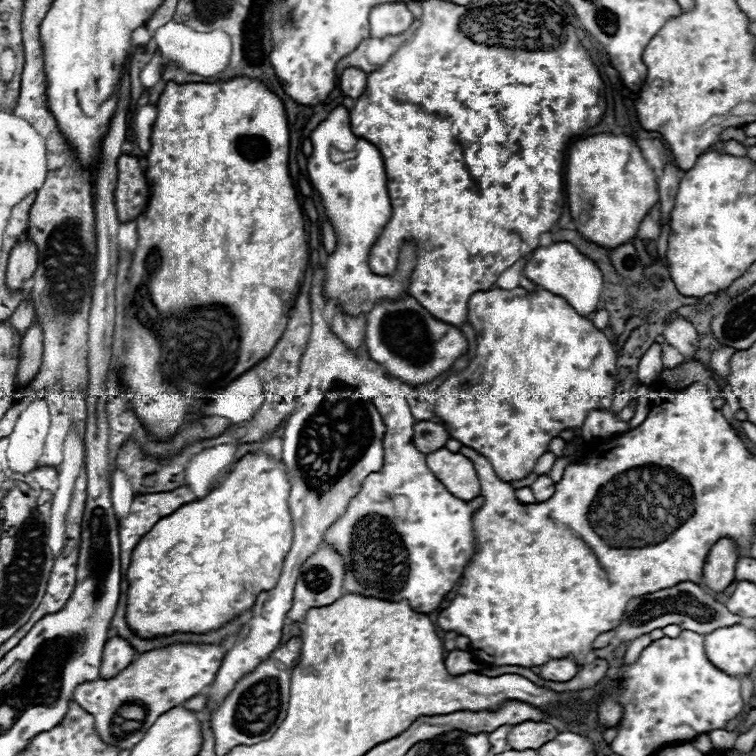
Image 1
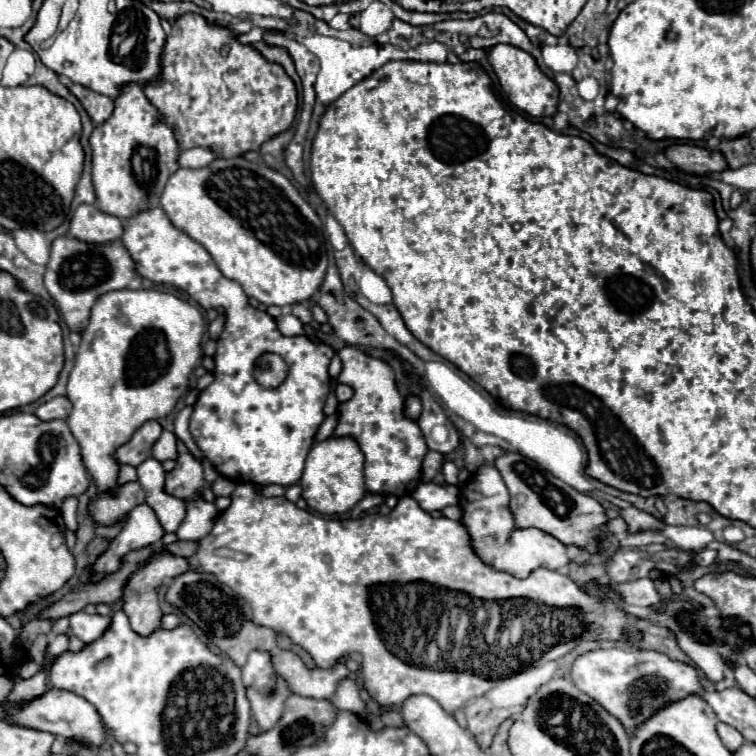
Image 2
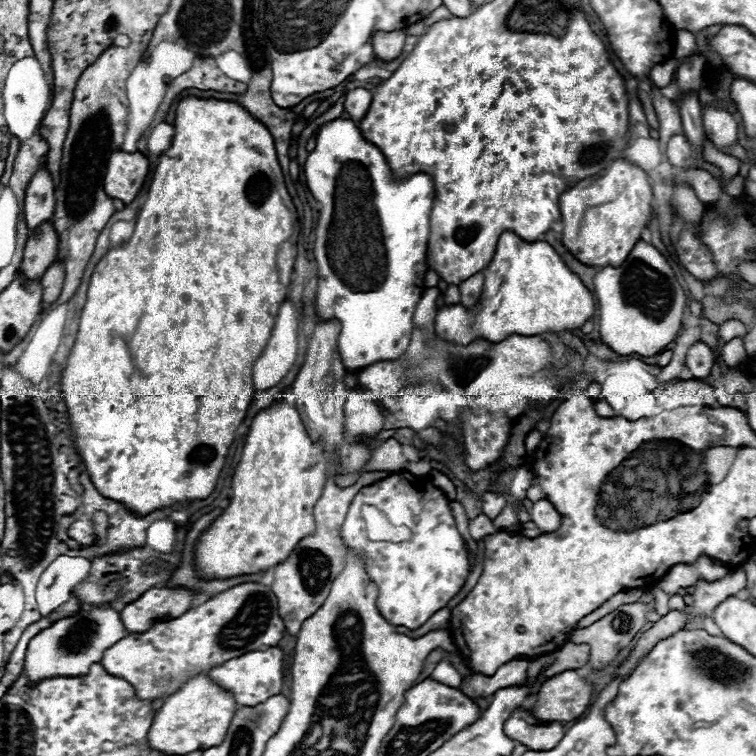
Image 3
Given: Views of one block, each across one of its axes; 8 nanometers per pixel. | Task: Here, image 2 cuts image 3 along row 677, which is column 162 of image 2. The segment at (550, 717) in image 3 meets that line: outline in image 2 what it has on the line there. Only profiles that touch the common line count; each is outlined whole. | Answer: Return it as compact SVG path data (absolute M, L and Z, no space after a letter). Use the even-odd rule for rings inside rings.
M168 552L156 554L146 566L138 568L138 572L128 580L128 584L126 584L126 588L124 588L124 612L126 612L126 616L130 618L130 626L132 626L132 630L134 630L136 634L140 634L140 636L150 636L152 632L156 632L156 630L162 626L162 622L160 622L162 610L160 610L160 606L158 606L158 592L156 592L158 586L162 584L162 580L164 580L166 576L180 576L180 574L190 572L190 570L192 570L192 568L190 568L188 560L176 558L176 556L168 554Z

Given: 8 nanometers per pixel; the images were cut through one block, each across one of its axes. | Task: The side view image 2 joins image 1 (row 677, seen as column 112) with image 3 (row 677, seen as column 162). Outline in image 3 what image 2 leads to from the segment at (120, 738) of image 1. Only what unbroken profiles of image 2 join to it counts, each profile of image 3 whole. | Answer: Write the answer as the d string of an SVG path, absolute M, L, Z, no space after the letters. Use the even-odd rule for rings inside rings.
M246 582L190 608L180 618L156 620L146 632L124 636L104 652L100 664L108 674L128 680L138 698L166 698L198 672L208 672L212 666L246 652L276 646L284 632L286 626L278 616L278 598L272 588L260 582Z

